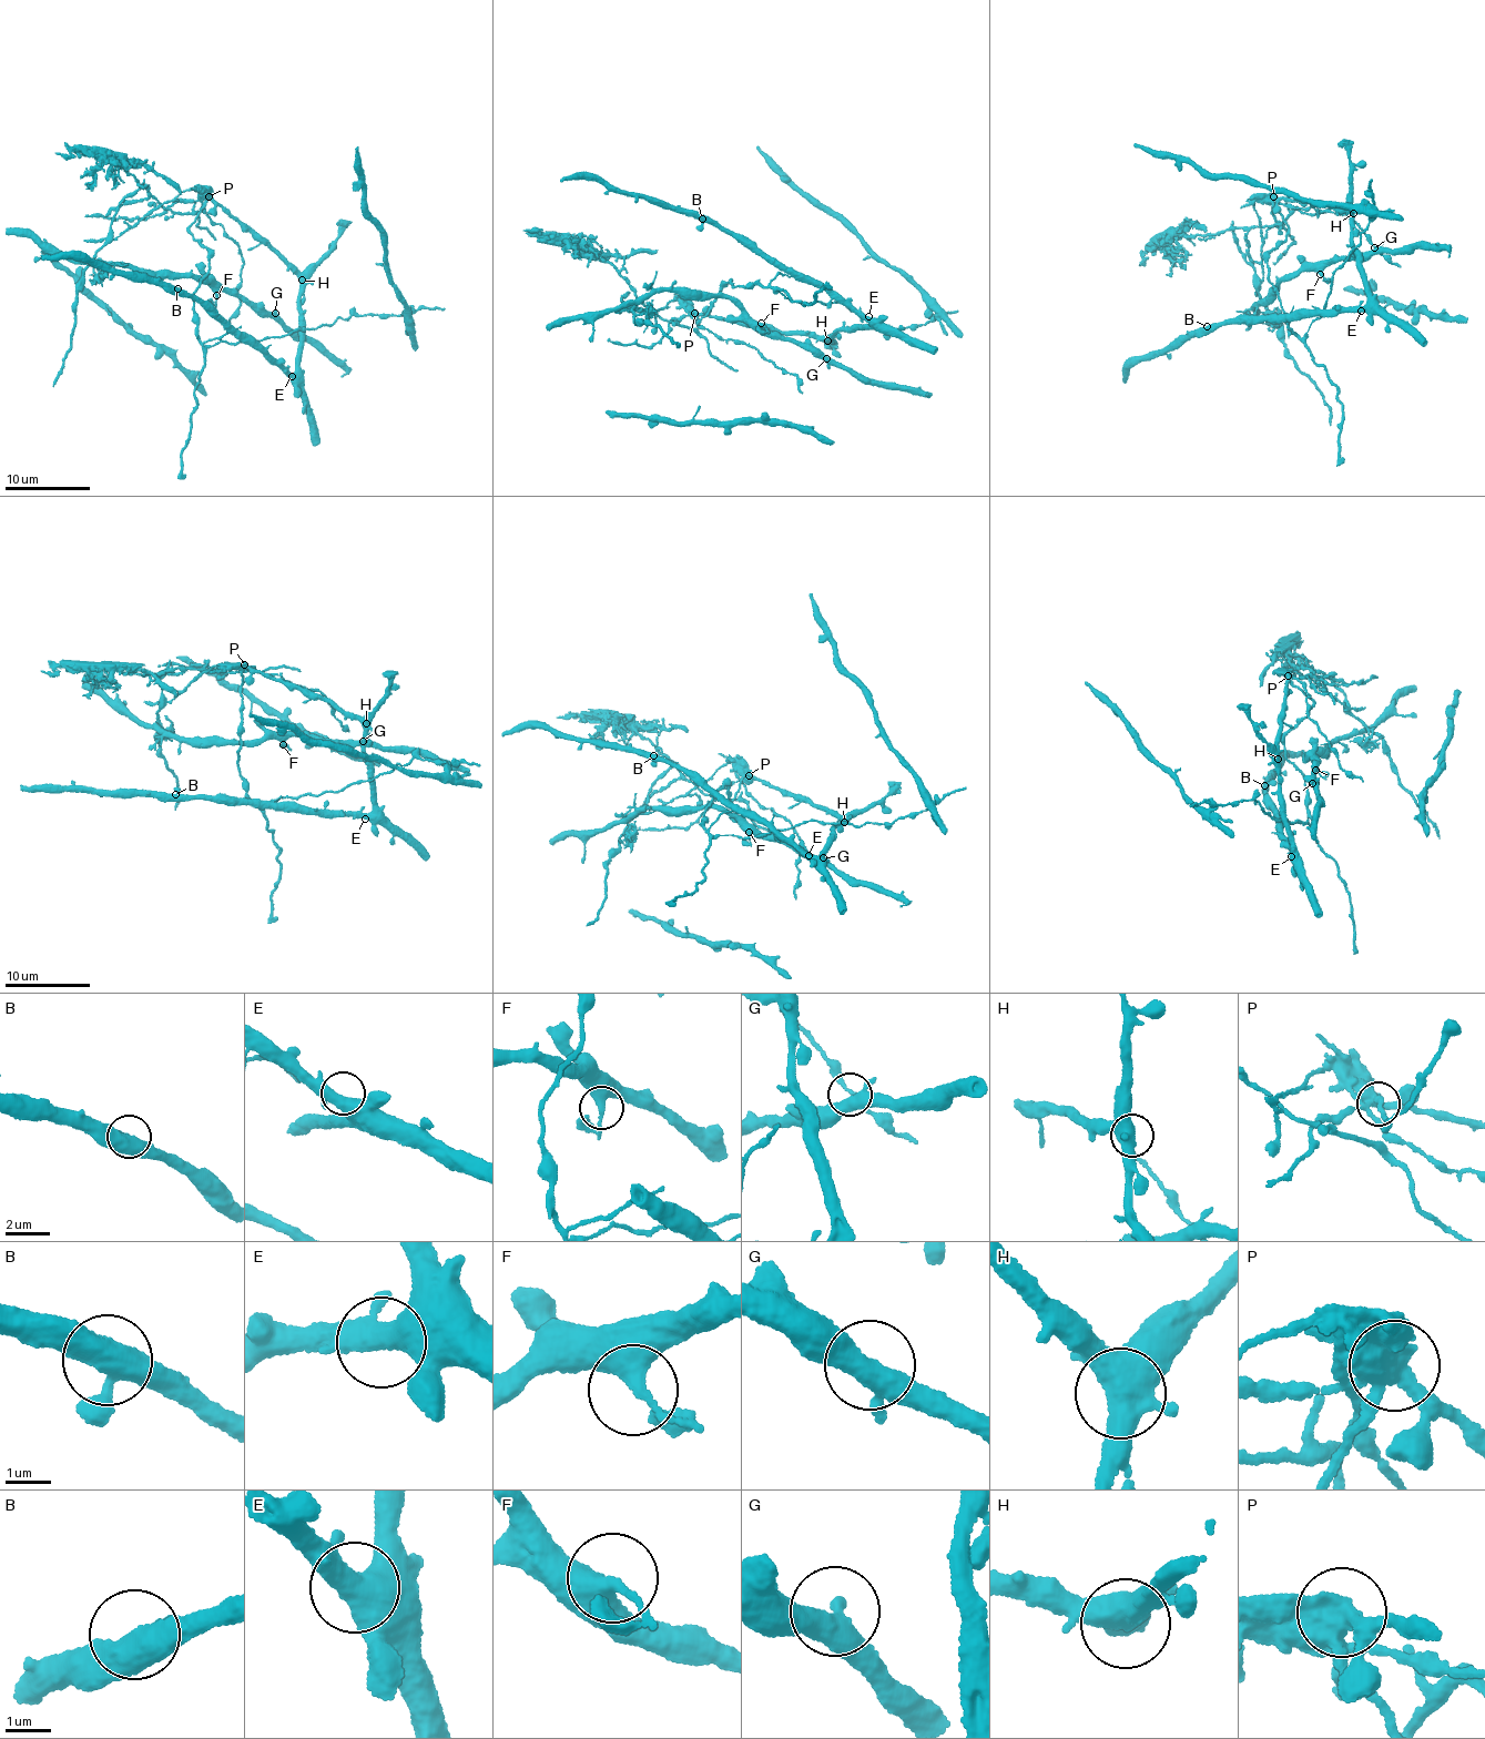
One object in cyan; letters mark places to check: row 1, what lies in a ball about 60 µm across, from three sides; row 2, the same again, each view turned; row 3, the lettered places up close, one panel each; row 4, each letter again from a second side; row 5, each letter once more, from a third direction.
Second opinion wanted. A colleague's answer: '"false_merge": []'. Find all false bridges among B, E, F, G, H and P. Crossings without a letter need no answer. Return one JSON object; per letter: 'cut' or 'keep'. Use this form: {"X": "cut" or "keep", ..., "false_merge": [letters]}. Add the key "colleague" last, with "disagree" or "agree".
{"B": "keep", "E": "keep", "F": "keep", "G": "keep", "H": "keep", "P": "cut", "false_merge": ["P"], "colleague": "disagree"}

